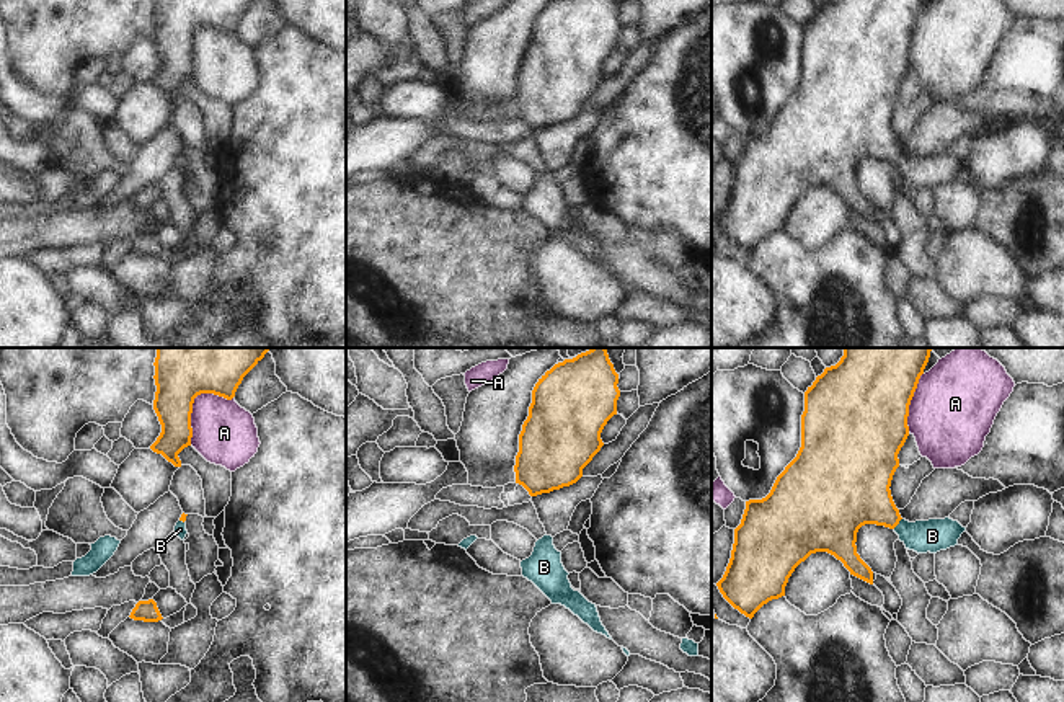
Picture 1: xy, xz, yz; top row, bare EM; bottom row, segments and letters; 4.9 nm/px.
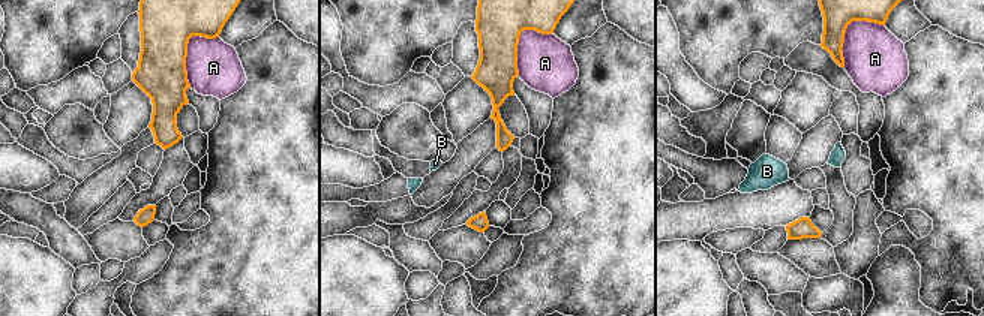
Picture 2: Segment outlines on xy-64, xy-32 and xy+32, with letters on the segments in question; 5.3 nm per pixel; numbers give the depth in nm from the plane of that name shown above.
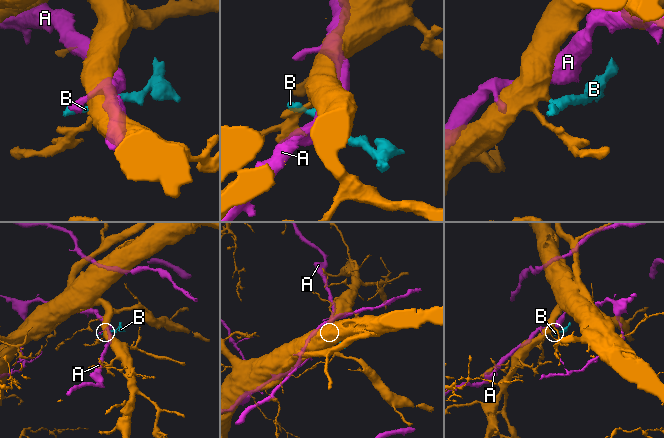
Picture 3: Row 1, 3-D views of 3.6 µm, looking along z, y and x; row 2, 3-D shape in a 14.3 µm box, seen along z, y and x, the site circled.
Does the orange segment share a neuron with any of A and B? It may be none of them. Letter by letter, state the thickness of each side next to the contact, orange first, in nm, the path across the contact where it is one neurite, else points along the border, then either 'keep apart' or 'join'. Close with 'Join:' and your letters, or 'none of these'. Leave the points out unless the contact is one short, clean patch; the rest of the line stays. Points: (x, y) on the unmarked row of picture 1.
A: calibres 200 and 320 nm; keep apart
B: calibres 320 and 160 nm; way yz (857, 128), (898, 157), (916, 170), (932, 170); join
Join: B

